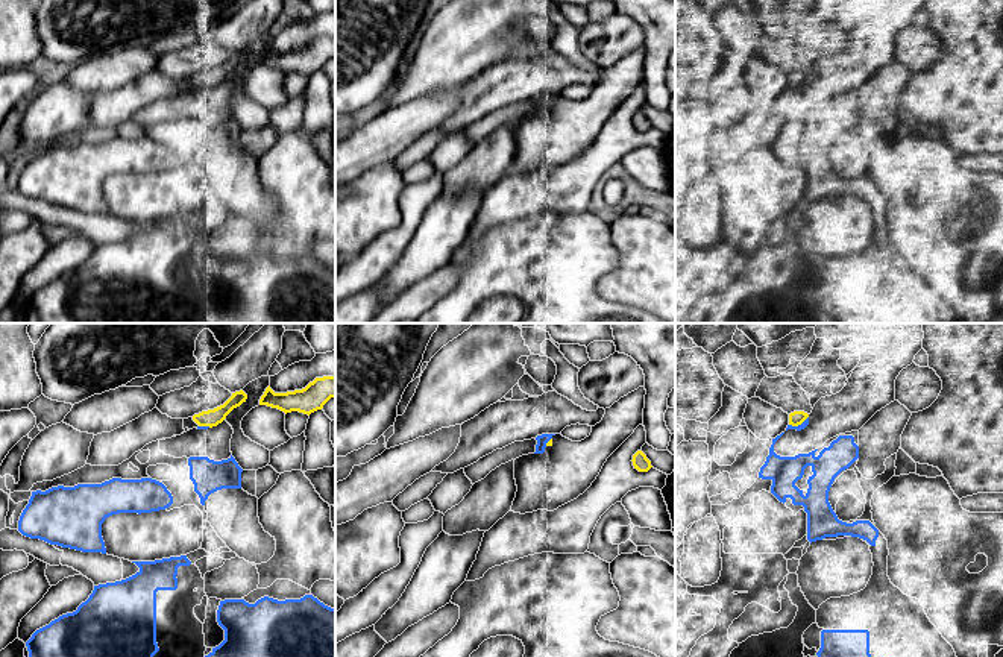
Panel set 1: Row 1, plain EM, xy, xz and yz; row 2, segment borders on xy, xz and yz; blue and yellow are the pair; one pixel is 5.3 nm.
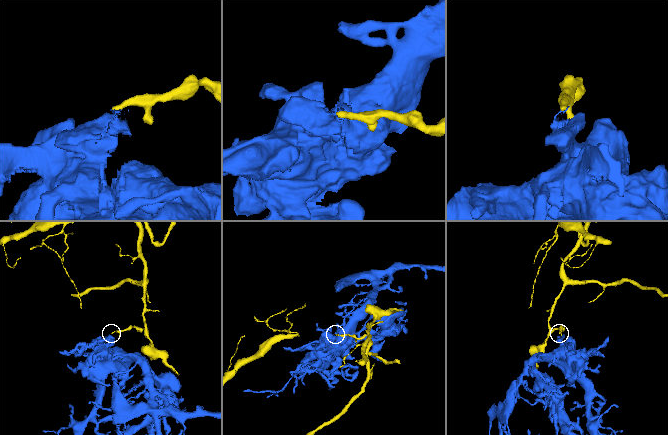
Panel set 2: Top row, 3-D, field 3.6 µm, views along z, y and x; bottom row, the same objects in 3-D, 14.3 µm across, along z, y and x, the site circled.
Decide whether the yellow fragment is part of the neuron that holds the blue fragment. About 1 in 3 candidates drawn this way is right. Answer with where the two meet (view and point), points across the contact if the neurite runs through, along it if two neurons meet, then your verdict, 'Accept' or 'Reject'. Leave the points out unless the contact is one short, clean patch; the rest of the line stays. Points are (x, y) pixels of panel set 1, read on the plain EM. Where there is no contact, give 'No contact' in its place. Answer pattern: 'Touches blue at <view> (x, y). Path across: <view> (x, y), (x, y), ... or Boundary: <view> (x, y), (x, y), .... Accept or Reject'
Touches blue at yz (798, 85). Reject

